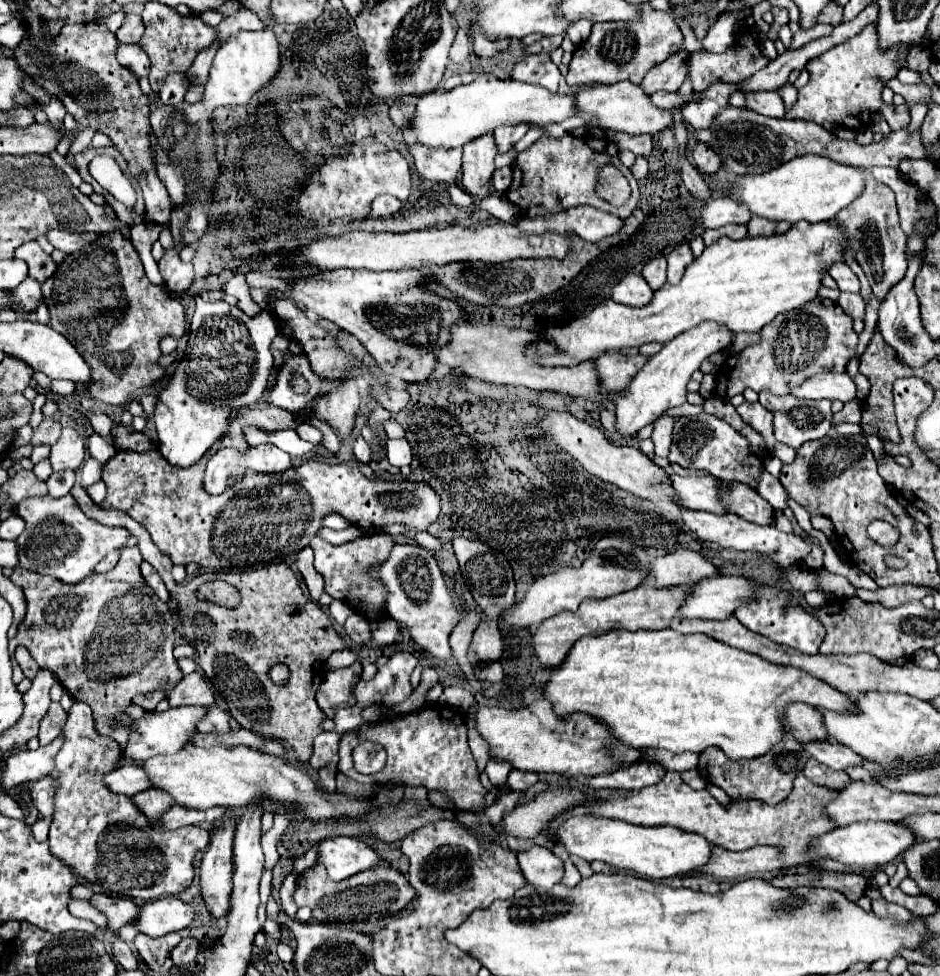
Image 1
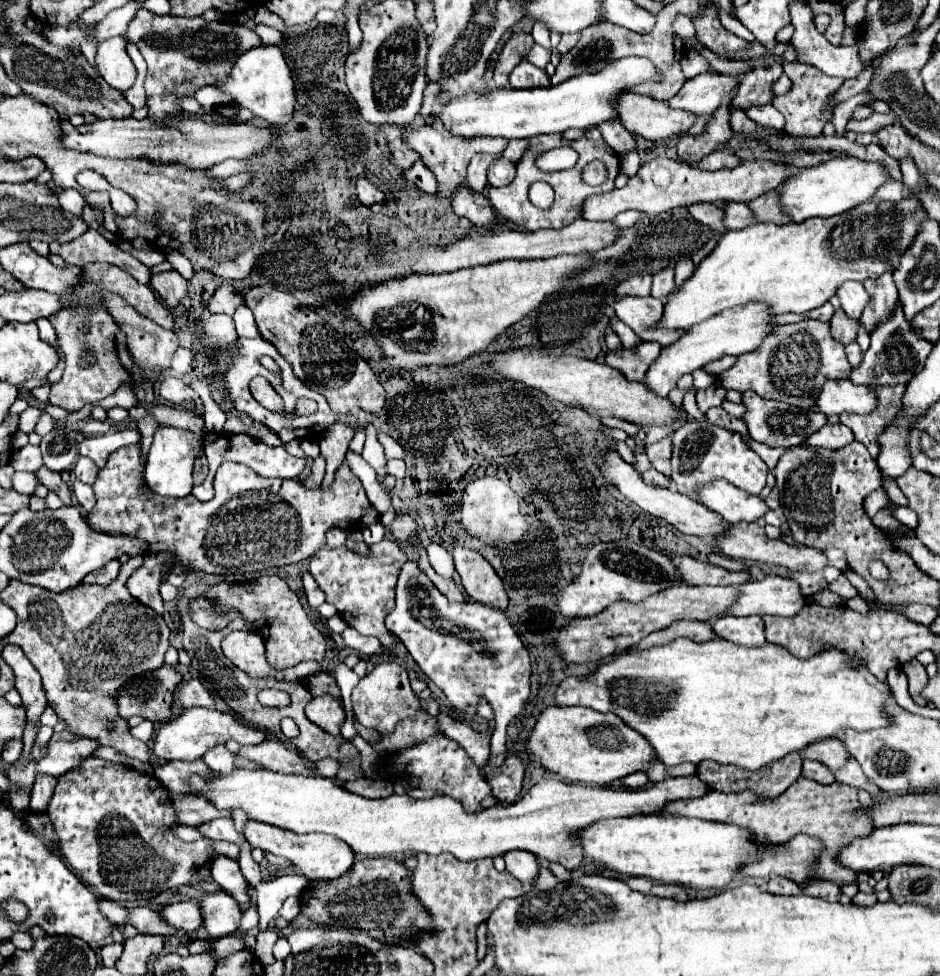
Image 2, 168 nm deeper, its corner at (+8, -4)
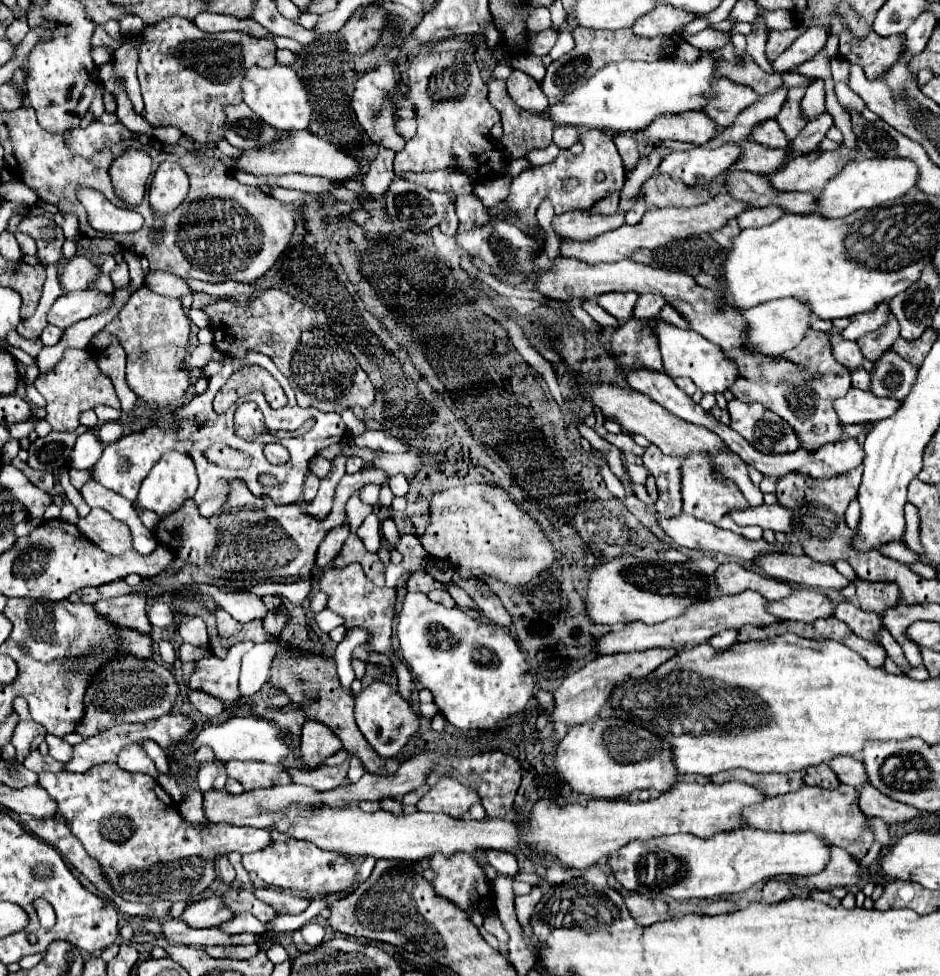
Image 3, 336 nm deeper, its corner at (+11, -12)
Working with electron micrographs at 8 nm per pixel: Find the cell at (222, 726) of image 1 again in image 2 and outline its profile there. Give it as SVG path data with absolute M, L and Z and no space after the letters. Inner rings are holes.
M226 745L212 747L210 751L206 751L202 759L212 771L218 771L218 773L228 773L234 769L234 753L230 753Z

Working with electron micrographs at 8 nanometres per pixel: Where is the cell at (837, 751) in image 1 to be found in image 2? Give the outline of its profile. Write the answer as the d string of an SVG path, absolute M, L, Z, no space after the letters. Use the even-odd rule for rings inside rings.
M852 757L846 761L846 765L842 769L834 771L834 777L838 781L842 781L842 783L848 783L848 785L856 787L856 789L866 789L870 795L878 795L880 793L880 789L862 773L858 761L854 761Z

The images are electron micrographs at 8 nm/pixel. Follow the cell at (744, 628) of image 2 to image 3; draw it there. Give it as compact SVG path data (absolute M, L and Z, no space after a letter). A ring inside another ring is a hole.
M727 629L727 631L721 631L719 635L715 635L715 637L709 641L709 645L711 645L711 647L715 647L717 651L723 651L723 649L729 649L729 647L733 645L735 637L737 637L737 631Z

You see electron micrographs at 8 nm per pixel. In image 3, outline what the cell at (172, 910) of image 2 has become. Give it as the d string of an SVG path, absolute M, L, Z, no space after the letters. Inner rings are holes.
M211 895L207 899L199 899L193 905L189 905L183 915L179 917L191 927L219 927L219 923L225 923L227 919L233 919L235 913L223 903L223 897Z

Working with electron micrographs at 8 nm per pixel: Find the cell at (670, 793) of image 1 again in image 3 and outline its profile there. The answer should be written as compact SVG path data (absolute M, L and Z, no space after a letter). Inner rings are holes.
M805 785L795 793L771 797L755 807L747 807L743 811L743 819L749 827L763 831L781 831L781 833L811 831L815 835L821 835L827 843L847 849L857 861L863 859L869 847L873 845L873 829L867 825L867 817L859 809L859 791L847 785L841 785L833 791Z

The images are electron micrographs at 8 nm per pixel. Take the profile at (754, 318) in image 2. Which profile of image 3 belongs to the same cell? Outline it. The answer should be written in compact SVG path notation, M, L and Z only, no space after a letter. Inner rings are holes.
M775 299L743 311L749 329L747 329L747 349L761 351L765 355L783 355L801 343L807 329L811 327L811 307L803 299Z

